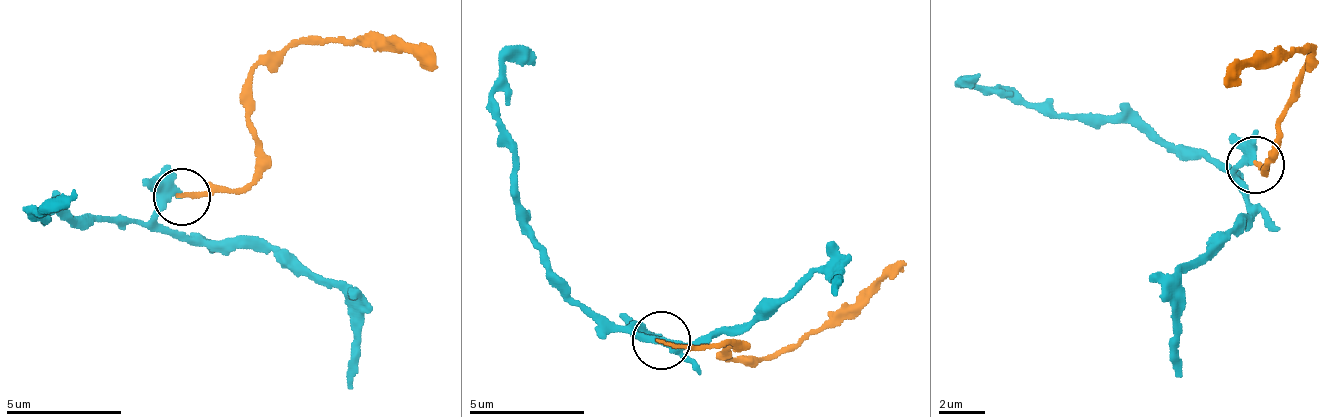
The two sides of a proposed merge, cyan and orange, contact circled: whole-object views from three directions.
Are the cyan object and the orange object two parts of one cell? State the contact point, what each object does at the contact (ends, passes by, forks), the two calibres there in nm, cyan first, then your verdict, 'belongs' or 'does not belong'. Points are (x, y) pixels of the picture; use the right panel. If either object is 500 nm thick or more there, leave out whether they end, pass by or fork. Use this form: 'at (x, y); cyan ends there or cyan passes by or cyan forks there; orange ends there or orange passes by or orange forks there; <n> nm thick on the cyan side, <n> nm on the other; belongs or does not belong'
at (1255, 164); cyan passes by; orange ends there; 260 nm thick on the cyan side, 180 nm on the other; does not belong

